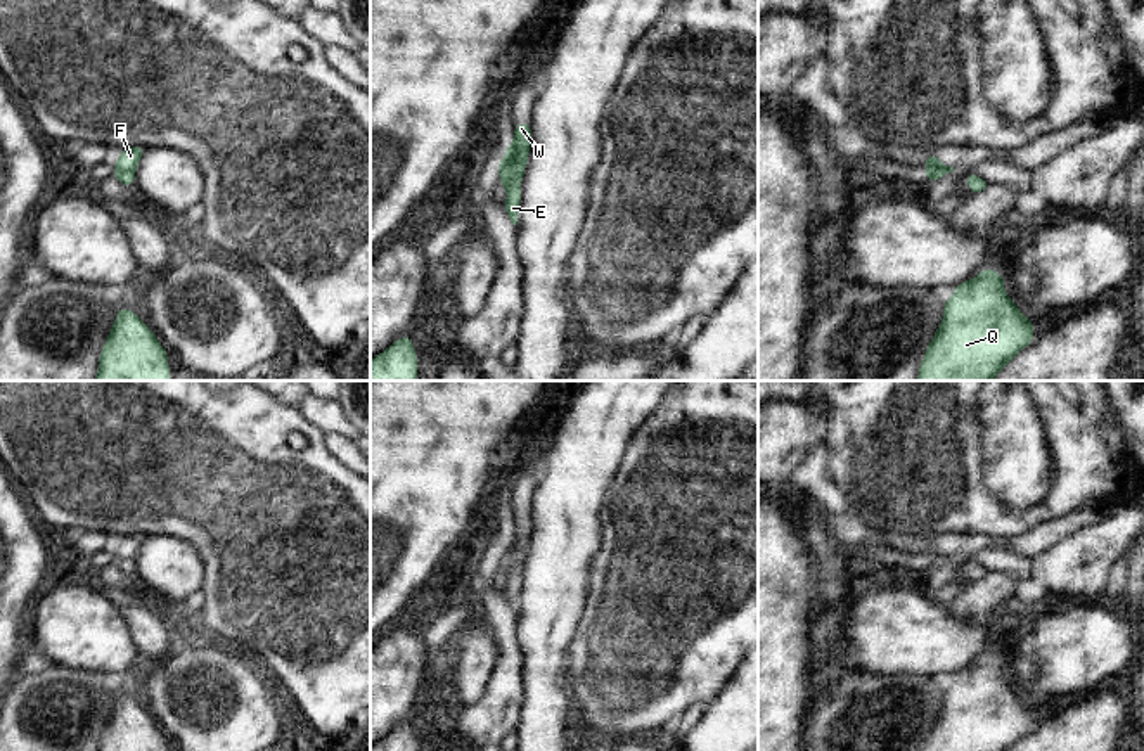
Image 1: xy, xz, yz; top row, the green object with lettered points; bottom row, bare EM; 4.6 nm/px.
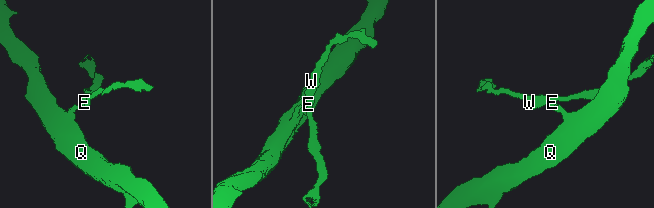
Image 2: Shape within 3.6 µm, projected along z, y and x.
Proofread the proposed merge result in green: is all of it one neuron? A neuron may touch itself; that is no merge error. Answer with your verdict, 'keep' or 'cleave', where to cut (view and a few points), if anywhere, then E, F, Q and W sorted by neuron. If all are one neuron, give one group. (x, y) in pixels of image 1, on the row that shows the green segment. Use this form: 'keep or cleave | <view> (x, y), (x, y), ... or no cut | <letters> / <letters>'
cleave | xz (514, 142), (514, 160), (501, 166) | E Q W / F

